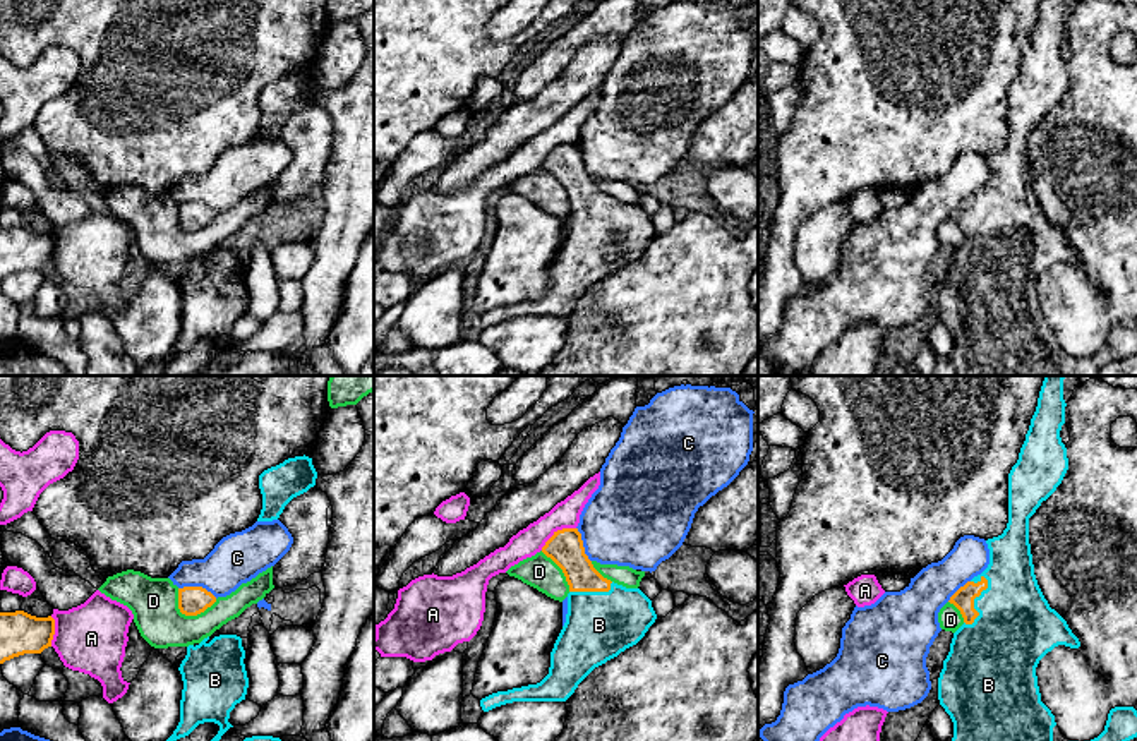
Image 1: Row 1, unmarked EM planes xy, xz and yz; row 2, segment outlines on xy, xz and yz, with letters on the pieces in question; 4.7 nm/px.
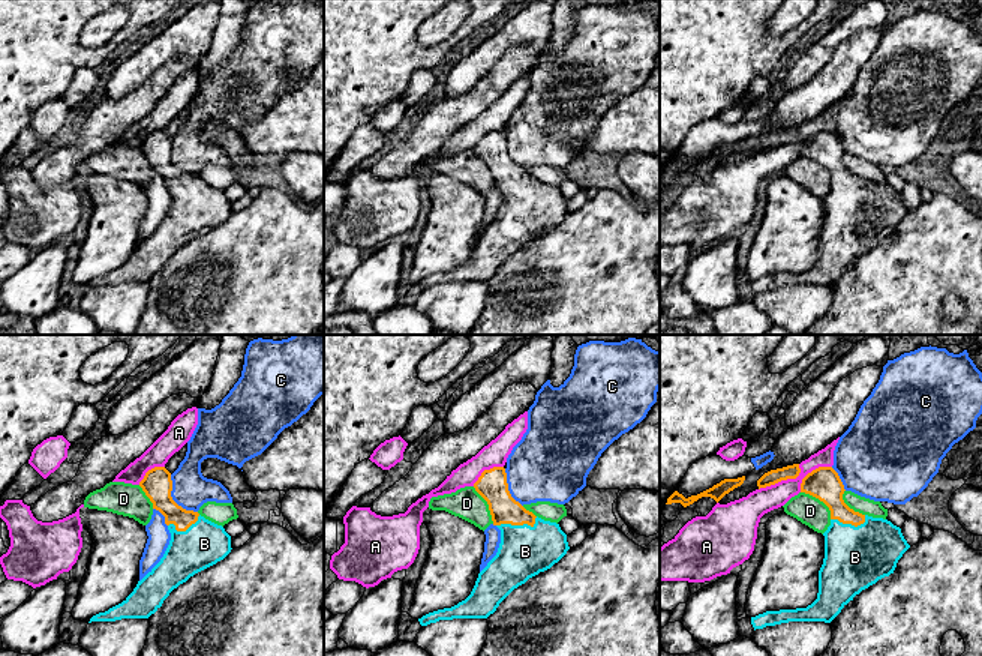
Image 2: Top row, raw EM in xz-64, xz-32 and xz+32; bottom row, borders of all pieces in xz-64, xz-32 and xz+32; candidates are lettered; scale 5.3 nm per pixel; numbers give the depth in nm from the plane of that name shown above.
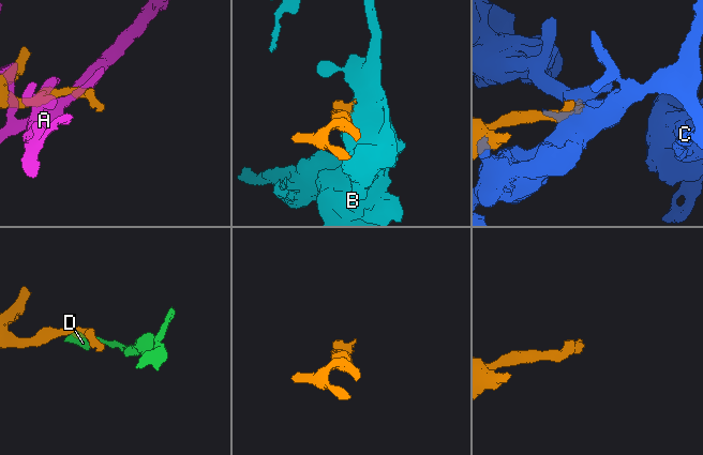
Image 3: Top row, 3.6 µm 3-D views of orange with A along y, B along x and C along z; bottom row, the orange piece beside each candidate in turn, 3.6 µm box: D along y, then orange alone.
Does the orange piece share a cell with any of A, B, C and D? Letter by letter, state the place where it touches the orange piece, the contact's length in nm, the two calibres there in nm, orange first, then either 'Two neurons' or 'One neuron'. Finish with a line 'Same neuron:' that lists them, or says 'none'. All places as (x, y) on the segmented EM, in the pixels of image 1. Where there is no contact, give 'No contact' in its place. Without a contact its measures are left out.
A: Touches orange at xz (556, 532). Shared border 200 nm. Thickness 170 nm (orange) against 140 nm. Two neurons
B: Touches orange at yz (973, 602). Shared border 260 nm. Thickness 100 nm (orange) against 380 nm. One neuron
C: Touches orange at xy (198, 587). Shared border 190 nm. Thickness 140 nm (orange) against 240 nm. Two neurons
D: Touches orange at xy (187, 614). Shared border 200 nm. Thickness 140 nm (orange) against 220 nm. Two neurons
Same neuron: B

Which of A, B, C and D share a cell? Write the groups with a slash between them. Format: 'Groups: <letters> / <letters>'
Groups: A / B / C / D

